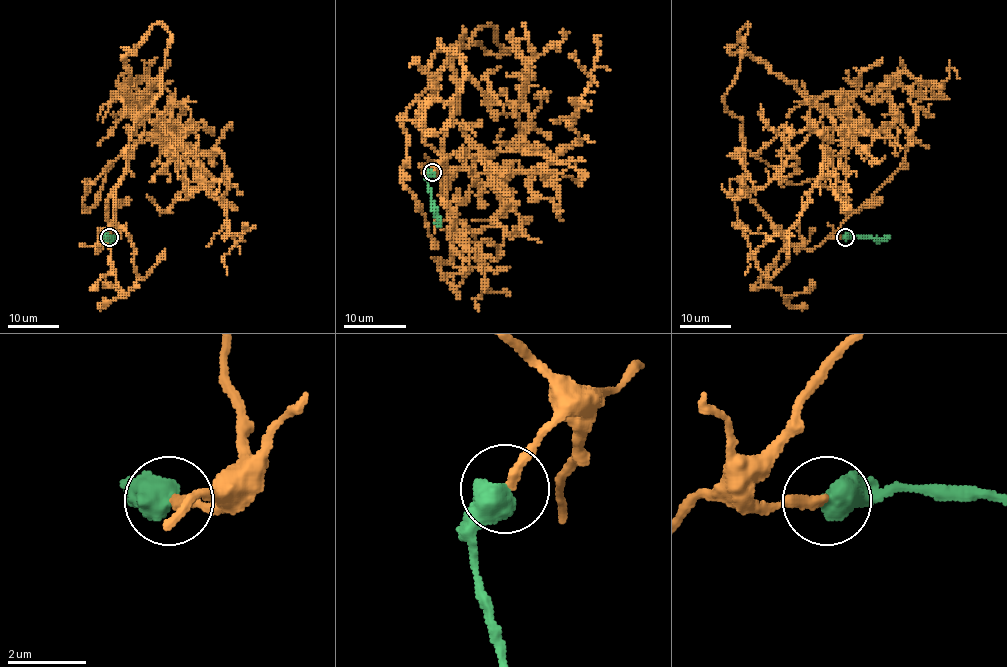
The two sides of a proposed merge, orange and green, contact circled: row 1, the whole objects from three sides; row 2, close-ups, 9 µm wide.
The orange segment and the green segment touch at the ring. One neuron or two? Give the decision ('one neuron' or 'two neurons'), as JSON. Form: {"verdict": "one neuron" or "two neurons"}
{"verdict": "one neuron"}

